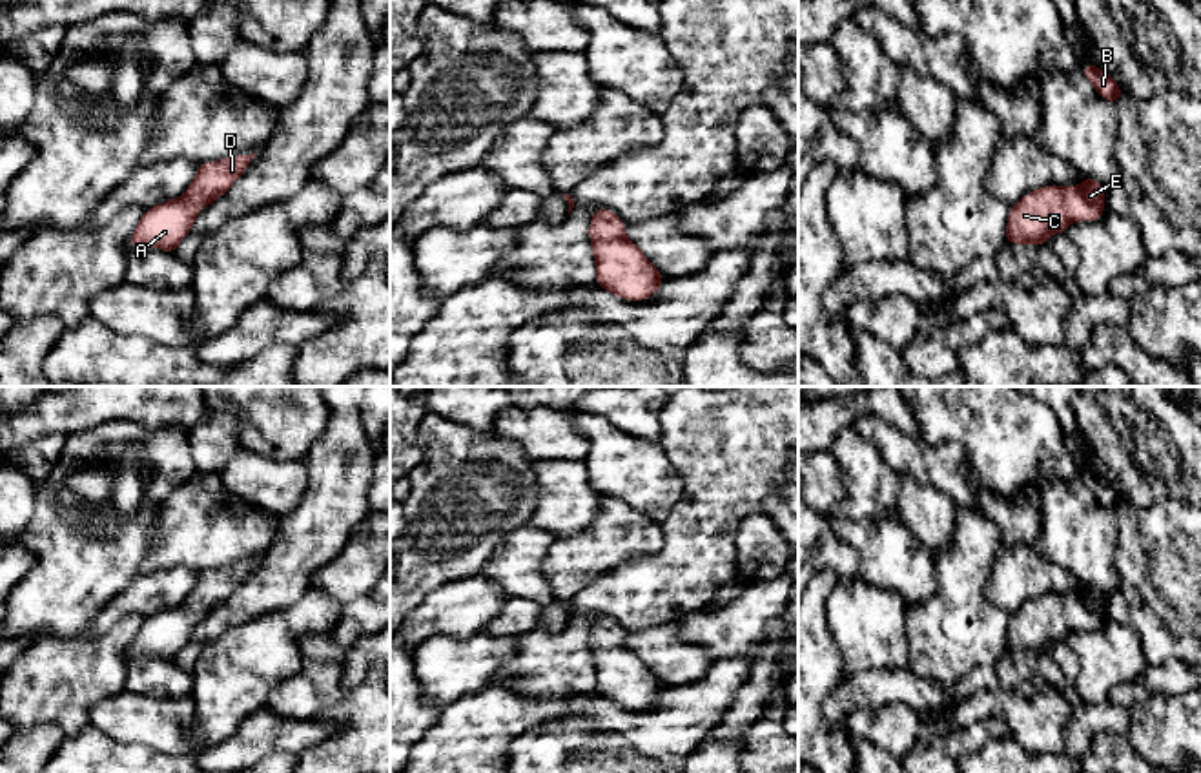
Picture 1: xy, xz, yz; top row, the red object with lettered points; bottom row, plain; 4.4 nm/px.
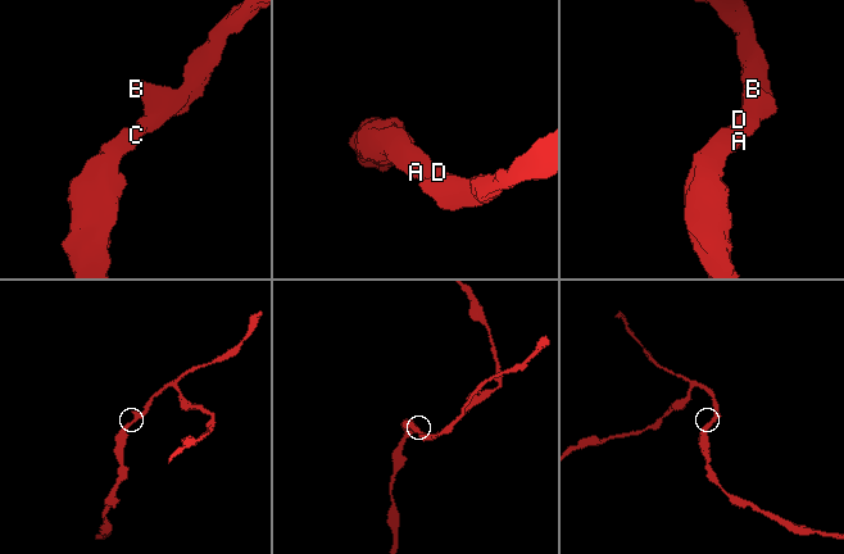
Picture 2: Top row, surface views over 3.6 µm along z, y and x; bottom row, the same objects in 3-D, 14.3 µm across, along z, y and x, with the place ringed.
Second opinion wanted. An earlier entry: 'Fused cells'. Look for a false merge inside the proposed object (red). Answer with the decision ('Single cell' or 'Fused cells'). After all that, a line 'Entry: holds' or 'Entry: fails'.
Single cell
Entry: fails

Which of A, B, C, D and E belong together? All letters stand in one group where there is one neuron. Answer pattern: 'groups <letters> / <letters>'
groups A B C D E

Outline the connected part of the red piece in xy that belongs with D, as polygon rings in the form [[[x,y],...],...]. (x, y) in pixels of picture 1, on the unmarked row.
[[[255,562],[200,571],[195,587],[182,605],[144,620],[129,645],[129,658],[153,654],[173,662],[179,651],[191,640],[197,622],[222,605],[244,582],[253,565]]]

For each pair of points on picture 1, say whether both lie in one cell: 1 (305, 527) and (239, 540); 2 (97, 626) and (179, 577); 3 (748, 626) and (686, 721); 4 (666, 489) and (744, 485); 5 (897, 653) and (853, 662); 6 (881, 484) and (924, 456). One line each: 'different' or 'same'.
1: different
2: same
3: different
4: different
5: same
6: different

